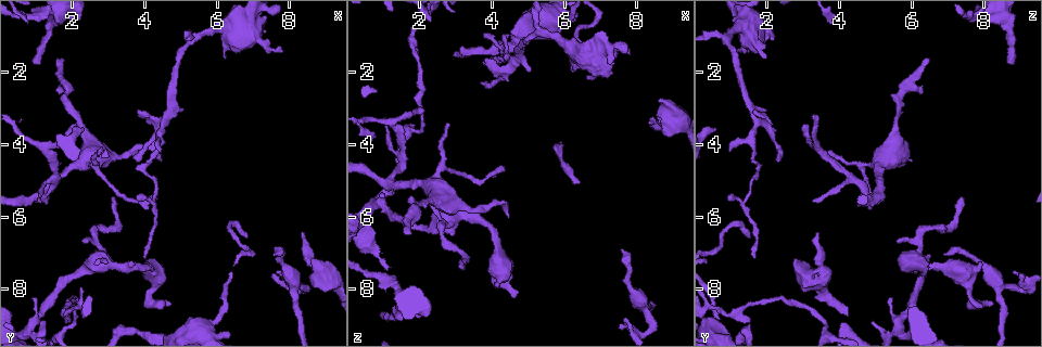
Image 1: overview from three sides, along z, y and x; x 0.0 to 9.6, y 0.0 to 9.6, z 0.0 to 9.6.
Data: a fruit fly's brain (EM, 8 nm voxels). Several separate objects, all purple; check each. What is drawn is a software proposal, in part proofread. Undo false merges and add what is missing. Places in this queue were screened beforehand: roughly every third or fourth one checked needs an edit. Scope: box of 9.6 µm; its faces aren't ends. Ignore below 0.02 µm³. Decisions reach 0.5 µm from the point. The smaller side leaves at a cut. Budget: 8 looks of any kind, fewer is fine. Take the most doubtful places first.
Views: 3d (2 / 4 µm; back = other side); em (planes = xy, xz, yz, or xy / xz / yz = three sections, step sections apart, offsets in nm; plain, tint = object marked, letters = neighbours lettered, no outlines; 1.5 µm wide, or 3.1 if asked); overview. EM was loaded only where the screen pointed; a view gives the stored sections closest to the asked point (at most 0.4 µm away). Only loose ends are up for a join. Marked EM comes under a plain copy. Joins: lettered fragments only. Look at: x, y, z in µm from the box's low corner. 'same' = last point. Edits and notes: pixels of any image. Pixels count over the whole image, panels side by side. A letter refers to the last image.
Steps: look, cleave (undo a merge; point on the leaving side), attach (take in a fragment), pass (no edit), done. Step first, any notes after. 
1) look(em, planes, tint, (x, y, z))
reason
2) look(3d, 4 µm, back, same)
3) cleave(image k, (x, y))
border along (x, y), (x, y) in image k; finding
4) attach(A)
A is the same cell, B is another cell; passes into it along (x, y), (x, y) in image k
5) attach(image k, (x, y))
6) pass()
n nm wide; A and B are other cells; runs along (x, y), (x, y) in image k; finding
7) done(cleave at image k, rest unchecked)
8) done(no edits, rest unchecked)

look(3d, 4 µm, (7.75, 1.50, 1.45))
branch stops here

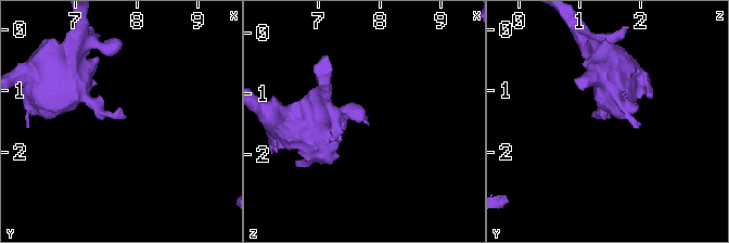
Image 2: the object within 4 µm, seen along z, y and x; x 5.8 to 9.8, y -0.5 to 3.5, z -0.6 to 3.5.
look(em, yz, step 8, letters, (7.80, 1.40, 1.50))
shape alone is not enough

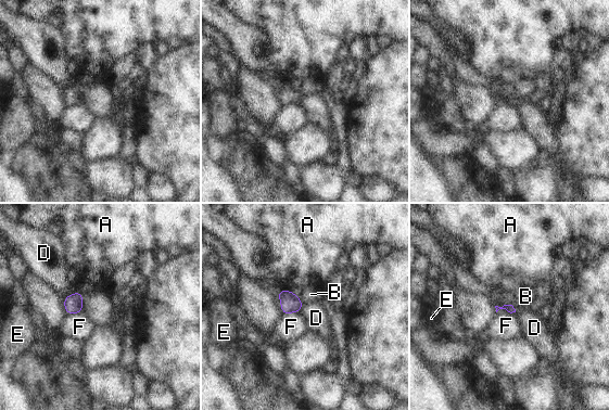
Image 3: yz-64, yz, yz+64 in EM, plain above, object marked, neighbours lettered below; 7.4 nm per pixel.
look(em, planes, letters, same)

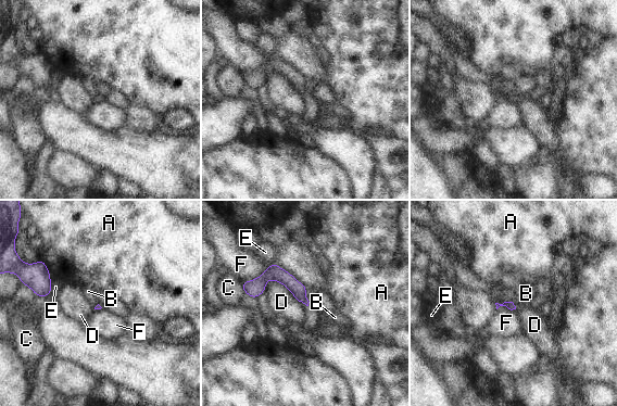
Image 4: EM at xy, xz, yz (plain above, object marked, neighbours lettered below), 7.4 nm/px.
attach(B)
B is the same cell, A, C, D, E and F are other cells; it goes on there

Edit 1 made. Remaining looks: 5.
look(3d, 4 µm, (5.85, 9.00, 0.60))
calibre changes

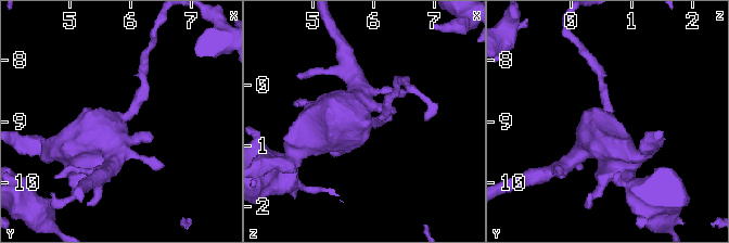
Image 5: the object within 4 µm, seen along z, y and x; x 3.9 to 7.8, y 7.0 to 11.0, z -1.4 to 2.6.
look(em, xy, step 4, letters, (5.90, 8.95, 0.60))

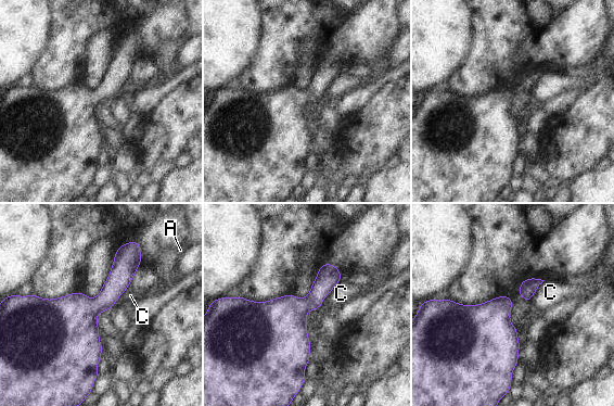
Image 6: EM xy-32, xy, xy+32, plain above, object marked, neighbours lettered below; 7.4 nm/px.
pass()
A and C are other cells; border along (339, 281), (321, 304) in image 6; continuous, no second neuron

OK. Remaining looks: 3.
look(em, planes, letters, (7.50, 7.05, 6.95))
tapers out

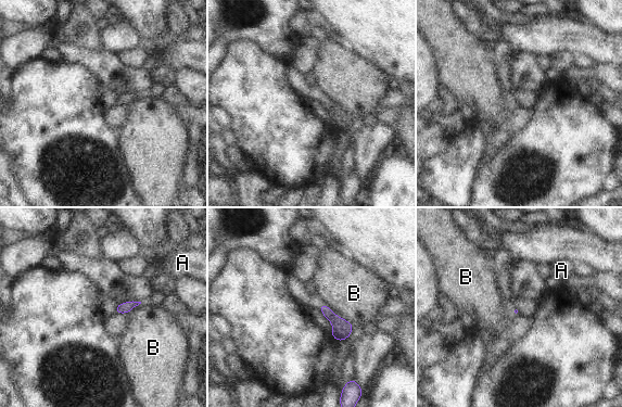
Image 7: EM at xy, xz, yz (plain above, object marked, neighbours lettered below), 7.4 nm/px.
pass()
A and B are other cells; border along (324, 303), (337, 315), (354, 325) in image 7; no lettered fragment goes on from it

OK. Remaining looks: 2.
done(attach at image 4, rest unchecked)

